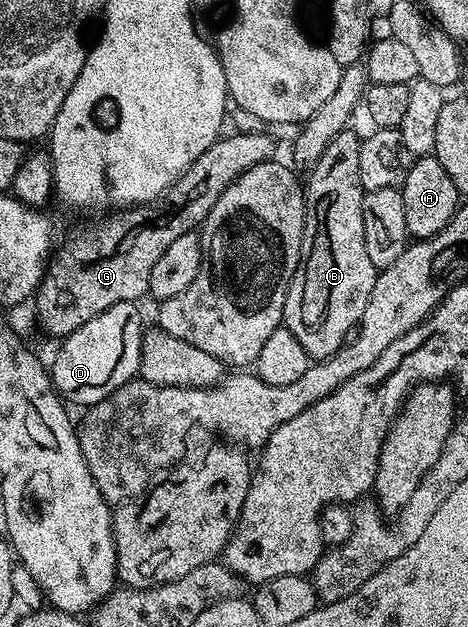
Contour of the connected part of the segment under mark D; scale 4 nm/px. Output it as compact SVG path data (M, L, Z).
M135 302L115 304L75 328L75 332L64 335L65 343L54 356L53 366L51 362L51 377L54 389L66 403L91 407L138 377L143 325L137 309Z

